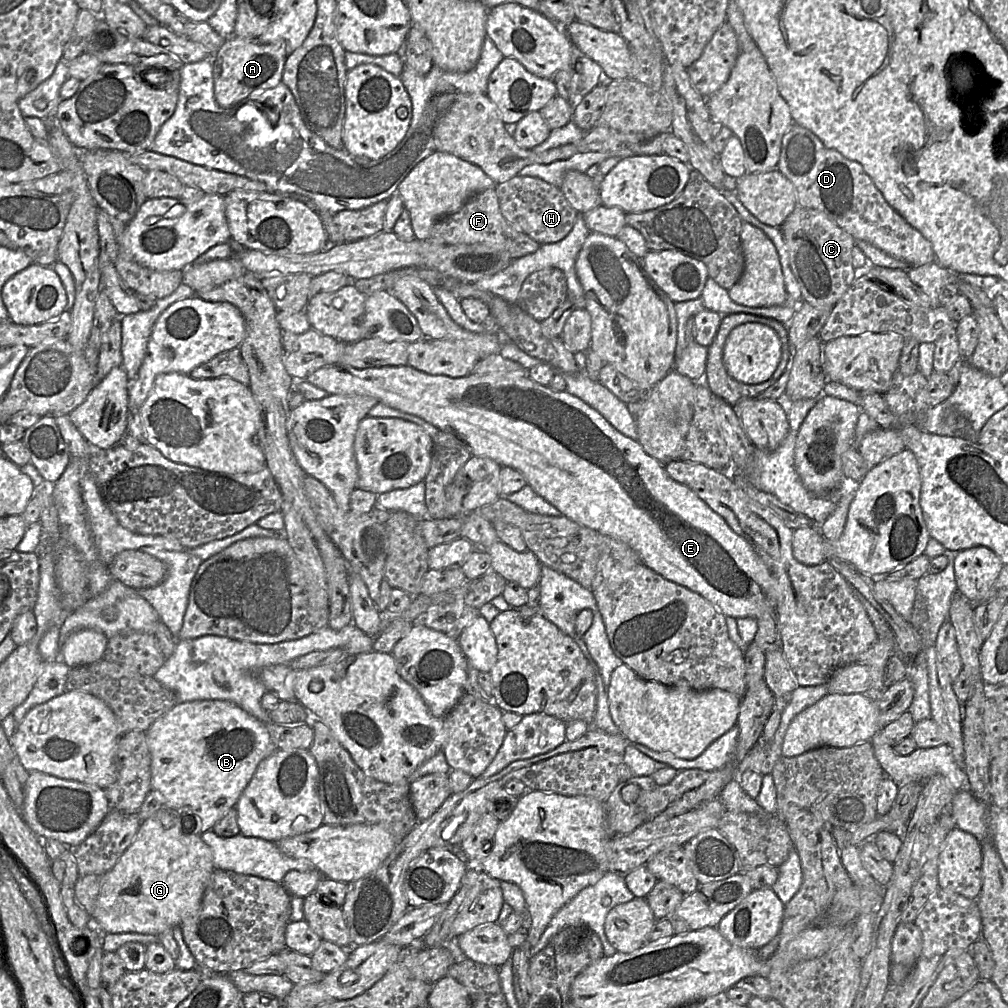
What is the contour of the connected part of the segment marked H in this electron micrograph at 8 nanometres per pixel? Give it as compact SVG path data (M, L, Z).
M515 176L496 185L503 217L540 245L564 239L574 226L578 213L566 200L560 188L530 176Z

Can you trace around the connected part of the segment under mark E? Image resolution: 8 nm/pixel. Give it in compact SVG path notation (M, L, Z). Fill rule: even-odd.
M331 365L320 368L305 378L305 381L325 390L329 395L362 395L376 398L380 403L404 413L418 416L441 431L449 432L459 438L468 448L471 456L486 457L497 462L501 467L511 467L520 472L526 482L539 496L559 510L561 515L601 534L610 536L629 545L639 555L641 562L663 578L698 593L724 616L735 619L751 617L756 619L768 607L774 607L774 590L776 581L769 568L755 552L751 544L736 534L726 521L714 512L689 487L674 481L664 469L664 465L648 455L637 440L628 438L612 427L595 409L580 398L565 391L554 391L549 386L543 386L533 381L528 375L515 376L508 374L469 374L460 378L446 375L430 375L411 366L373 367L356 369Z

